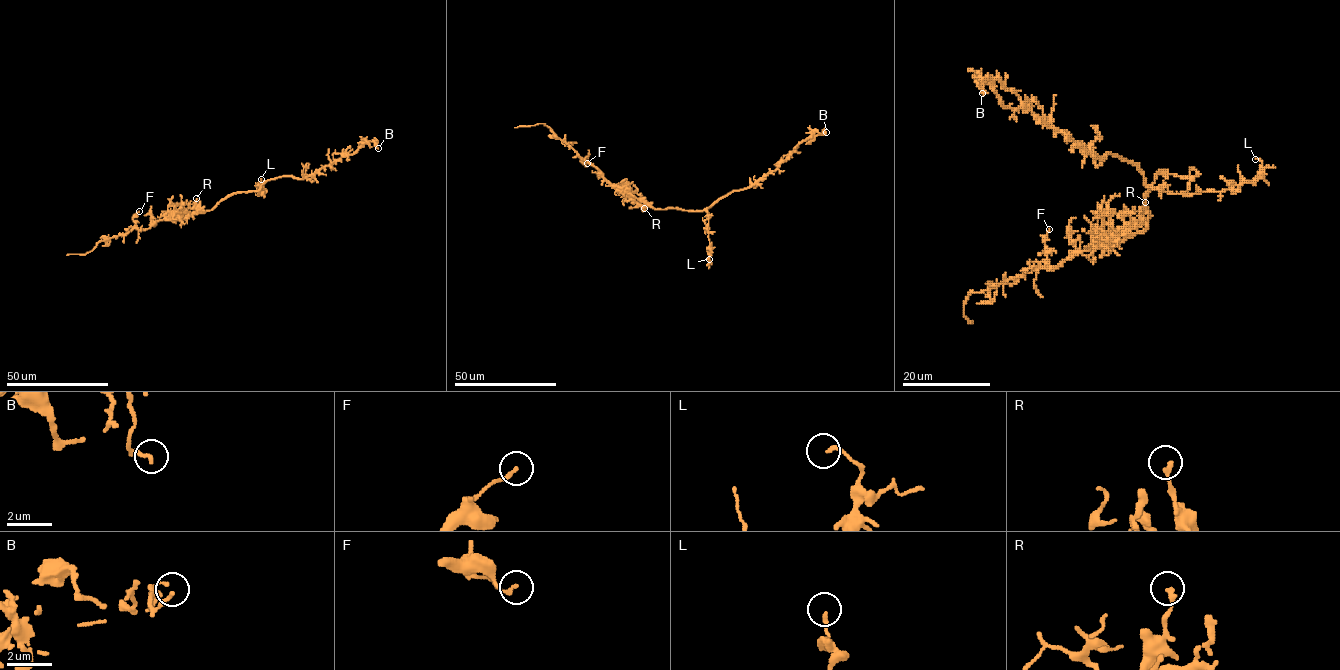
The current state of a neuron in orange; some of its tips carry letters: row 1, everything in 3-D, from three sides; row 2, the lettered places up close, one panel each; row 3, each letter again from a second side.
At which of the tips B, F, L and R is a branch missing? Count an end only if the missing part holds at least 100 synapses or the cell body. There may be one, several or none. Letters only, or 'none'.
none

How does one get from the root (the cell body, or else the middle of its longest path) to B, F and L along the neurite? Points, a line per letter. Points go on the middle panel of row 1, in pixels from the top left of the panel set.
B: (673, 208), (704, 210), (732, 192), (756, 183), (774, 171), (799, 144), (826, 132)
F: (673, 208), (656, 209), (641, 202), (612, 186), (587, 161), (580, 161), (587, 163)
L: (673, 208), (708, 212), (711, 251), (709, 259)

